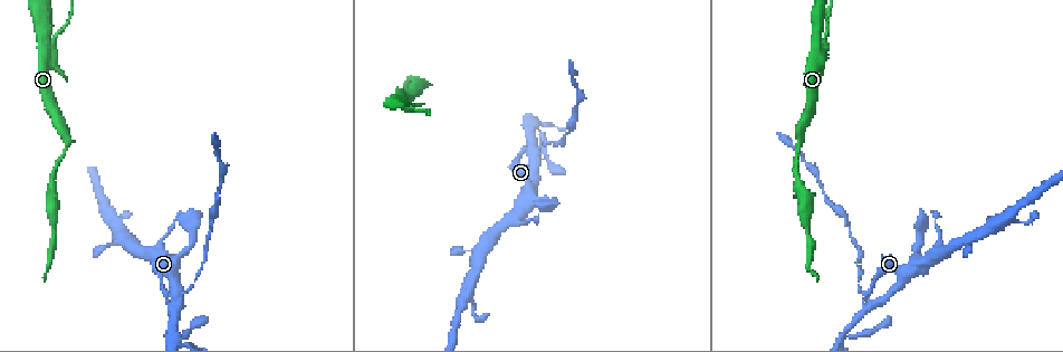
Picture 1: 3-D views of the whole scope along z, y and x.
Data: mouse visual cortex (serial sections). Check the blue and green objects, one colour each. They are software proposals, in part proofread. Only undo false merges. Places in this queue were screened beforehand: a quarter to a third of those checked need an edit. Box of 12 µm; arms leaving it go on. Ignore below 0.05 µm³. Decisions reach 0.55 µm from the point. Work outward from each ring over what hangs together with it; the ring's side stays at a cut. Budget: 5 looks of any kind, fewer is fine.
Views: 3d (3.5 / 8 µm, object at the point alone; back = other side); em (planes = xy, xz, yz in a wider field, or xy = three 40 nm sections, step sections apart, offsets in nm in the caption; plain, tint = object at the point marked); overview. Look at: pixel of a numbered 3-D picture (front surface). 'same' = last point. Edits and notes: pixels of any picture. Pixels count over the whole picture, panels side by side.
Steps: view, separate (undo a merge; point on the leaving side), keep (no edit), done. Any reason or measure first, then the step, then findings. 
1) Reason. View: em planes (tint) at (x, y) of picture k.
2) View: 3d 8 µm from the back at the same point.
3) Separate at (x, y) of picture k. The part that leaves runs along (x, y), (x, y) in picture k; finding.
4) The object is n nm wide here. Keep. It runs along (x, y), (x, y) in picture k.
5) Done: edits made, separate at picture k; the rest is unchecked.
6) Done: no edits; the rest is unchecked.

Four arms meet. View: 3d 8 µm from the back at (531, 130) of picture 1.

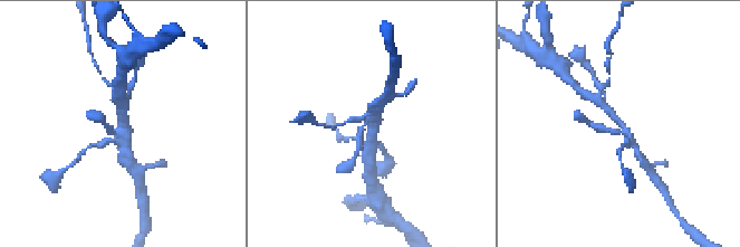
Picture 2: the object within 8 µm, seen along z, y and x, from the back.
4 arms meet here; the arms are 150, 200, 200, 300 nm wide. View: em xy step 5 (tint) at (621, 125) of picture 2.

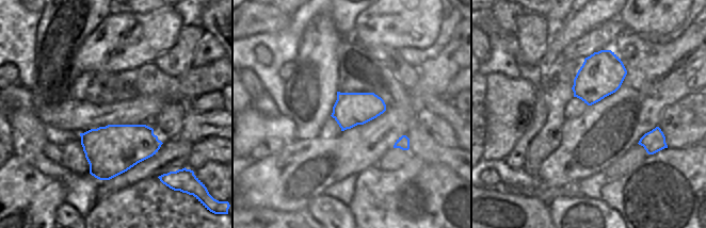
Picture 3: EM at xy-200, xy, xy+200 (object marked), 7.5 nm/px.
The object is 260 nm wide here. Keep. It runs along (595, 97), (625, 129), (607, 131) in picture 2; continuous, no second cell.

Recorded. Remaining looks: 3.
Thick turns thin. View: 3d 3.5 µm from the back at (799, 137) of picture 1.

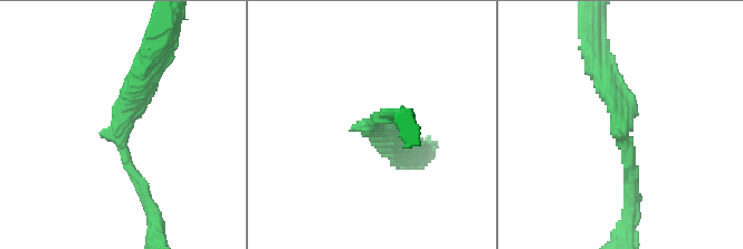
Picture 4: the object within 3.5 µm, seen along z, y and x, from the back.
View: em xy step 1 (tint) at (372, 124) of picture 4.

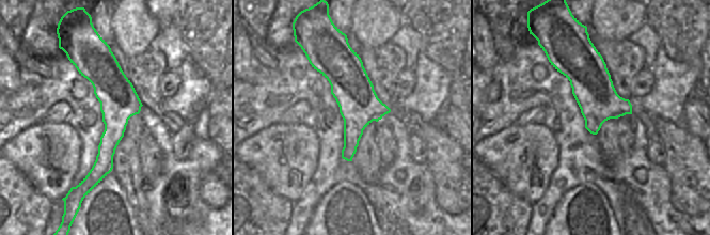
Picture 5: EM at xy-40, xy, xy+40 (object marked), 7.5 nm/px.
The arms are 150, 350 nm wide. Keep. It runs along (602, 64), (622, 107), (630, 193) in picture 4; one cell here.

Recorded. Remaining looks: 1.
Done: no edits; the rest is unchecked.

